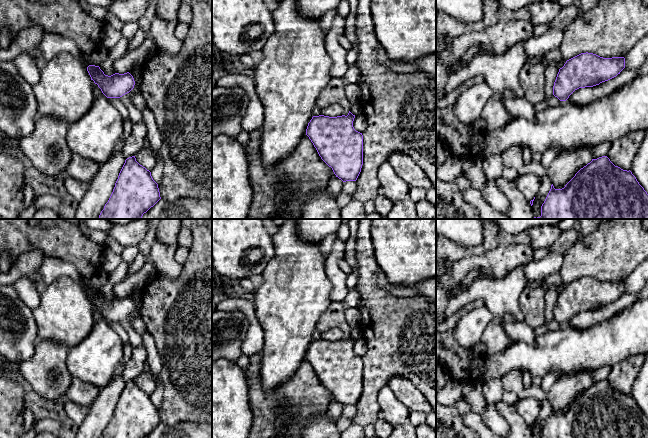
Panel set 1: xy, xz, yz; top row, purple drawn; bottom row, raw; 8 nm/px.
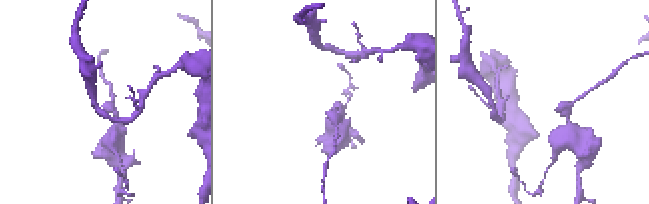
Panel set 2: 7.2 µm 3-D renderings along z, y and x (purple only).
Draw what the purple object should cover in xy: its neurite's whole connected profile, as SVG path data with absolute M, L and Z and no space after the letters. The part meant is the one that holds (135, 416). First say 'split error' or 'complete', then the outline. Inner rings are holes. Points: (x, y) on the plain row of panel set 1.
complete; M132 380L125 384L113 416L100 438L144 438L160 423L158 408L151 396Z

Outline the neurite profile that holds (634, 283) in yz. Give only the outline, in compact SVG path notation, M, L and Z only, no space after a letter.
M648 258L639 264L636 269L624 280L625 292L628 294L639 293L648 280Z

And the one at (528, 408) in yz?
M533 397L519 399L516 402L516 409L519 415L530 426L534 423L539 414L540 401Z

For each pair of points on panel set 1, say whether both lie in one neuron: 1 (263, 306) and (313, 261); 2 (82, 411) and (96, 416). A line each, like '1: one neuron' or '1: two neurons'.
1: one neuron
2: two neurons

